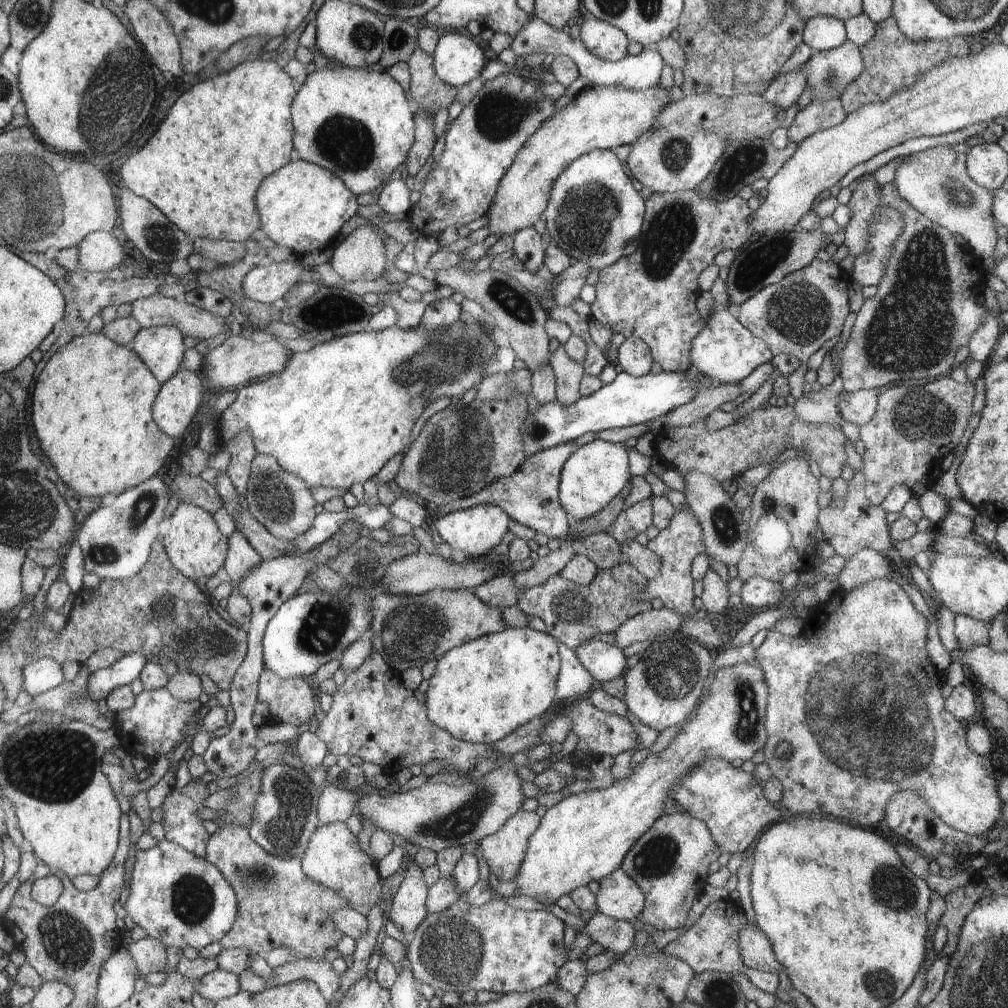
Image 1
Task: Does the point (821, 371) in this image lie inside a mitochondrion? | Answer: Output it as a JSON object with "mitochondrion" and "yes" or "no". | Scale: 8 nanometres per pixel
{"mitochondrion":"no"}

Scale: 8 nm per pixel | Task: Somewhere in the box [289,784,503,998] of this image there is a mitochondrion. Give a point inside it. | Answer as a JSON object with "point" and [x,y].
{"point":[454,950]}

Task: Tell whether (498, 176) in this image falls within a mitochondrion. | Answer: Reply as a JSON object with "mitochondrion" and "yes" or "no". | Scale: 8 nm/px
{"mitochondrion":"no"}

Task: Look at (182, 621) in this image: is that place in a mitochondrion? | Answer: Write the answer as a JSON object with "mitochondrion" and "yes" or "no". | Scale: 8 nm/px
{"mitochondrion":"yes"}

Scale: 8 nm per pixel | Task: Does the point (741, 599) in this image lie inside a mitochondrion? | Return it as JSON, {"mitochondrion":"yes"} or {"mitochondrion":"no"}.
{"mitochondrion":"no"}

